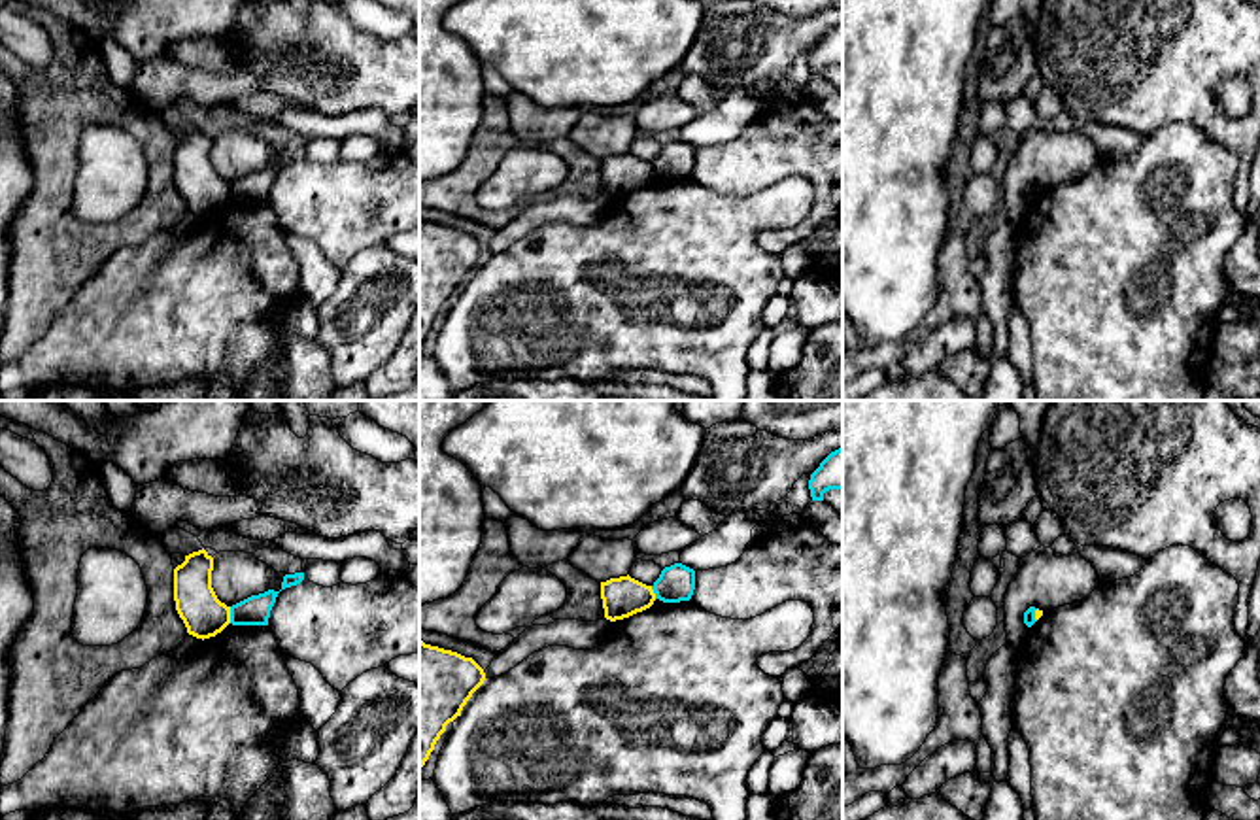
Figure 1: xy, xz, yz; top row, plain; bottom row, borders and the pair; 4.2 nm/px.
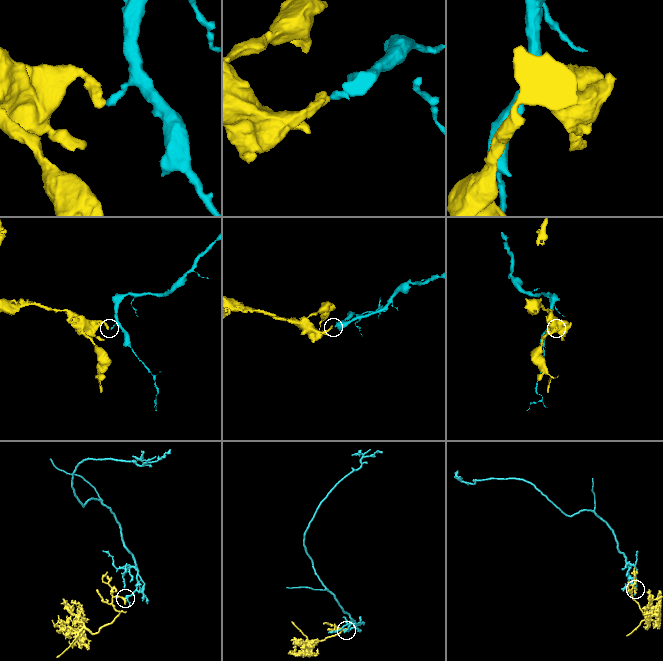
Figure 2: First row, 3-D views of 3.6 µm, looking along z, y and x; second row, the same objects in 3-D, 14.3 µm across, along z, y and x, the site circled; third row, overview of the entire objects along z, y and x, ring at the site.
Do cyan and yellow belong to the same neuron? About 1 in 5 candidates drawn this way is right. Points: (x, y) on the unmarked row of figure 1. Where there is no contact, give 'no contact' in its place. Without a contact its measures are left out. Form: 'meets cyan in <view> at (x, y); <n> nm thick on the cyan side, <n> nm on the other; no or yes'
meets cyan in xy at (231, 191); 130 nm thick on the cyan side, 180 nm on the other; no

